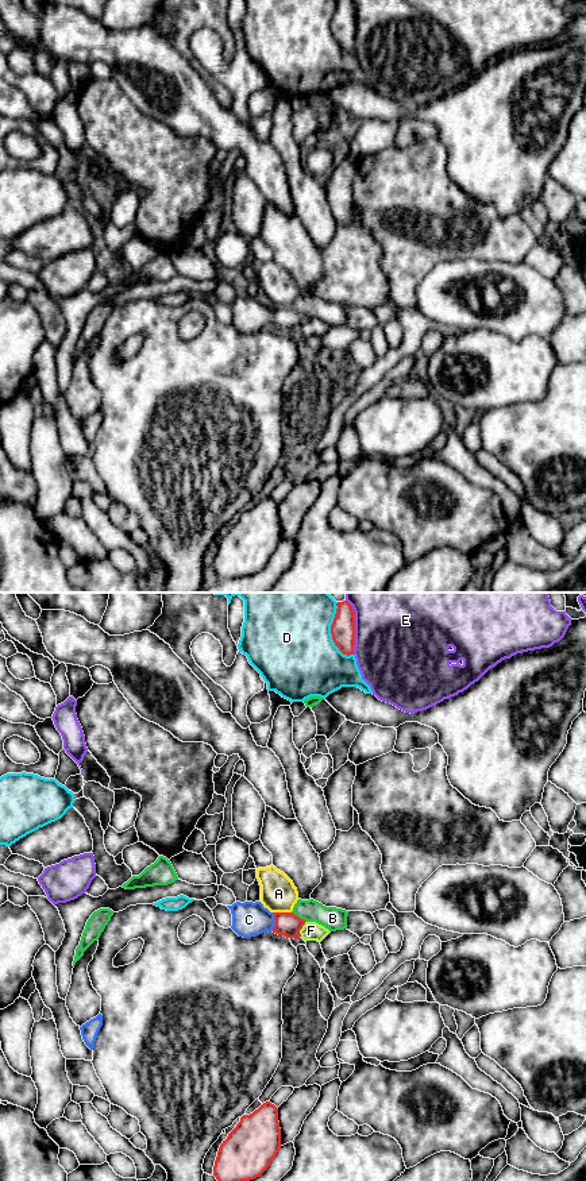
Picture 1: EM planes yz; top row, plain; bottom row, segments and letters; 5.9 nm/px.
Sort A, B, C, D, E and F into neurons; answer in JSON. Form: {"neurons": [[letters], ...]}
{"neurons": [["A"], ["B"], ["C", "D"], ["E"], ["F"]]}

